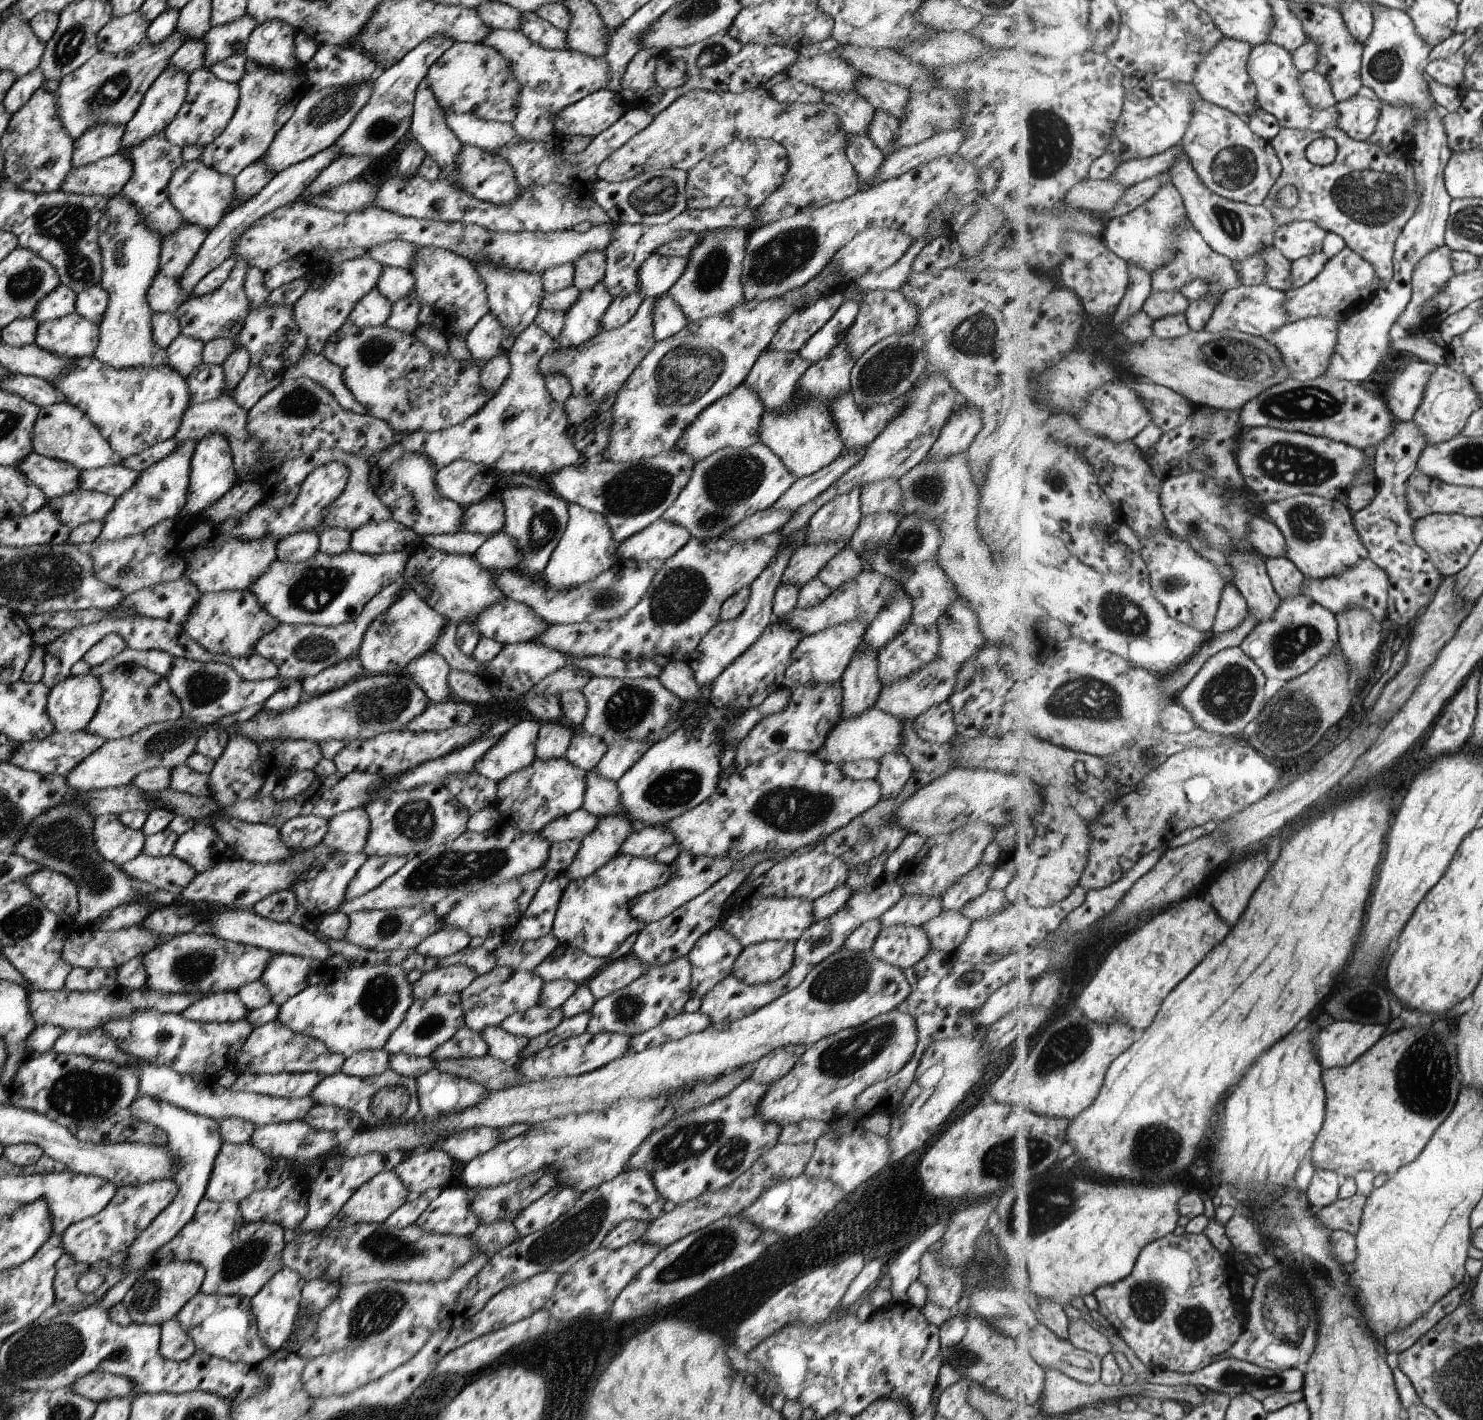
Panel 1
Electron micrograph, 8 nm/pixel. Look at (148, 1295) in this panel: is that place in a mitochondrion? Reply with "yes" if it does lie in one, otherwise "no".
yes

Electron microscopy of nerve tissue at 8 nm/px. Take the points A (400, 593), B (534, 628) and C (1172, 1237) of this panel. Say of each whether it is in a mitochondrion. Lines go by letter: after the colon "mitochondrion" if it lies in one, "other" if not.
A: other
B: other
C: other

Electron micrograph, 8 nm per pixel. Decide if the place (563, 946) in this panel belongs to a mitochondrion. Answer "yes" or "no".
no

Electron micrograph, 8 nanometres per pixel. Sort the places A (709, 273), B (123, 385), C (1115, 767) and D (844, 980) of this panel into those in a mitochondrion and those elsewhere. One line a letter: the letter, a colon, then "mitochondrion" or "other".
A: mitochondrion
B: mitochondrion
C: mitochondrion
D: mitochondrion

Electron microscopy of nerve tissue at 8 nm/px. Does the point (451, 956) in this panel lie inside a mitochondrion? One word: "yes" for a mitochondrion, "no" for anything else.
no

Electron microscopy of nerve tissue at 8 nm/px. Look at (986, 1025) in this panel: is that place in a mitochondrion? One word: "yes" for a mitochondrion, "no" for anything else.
no

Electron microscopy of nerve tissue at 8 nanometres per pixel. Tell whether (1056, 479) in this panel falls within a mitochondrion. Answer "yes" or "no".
yes

